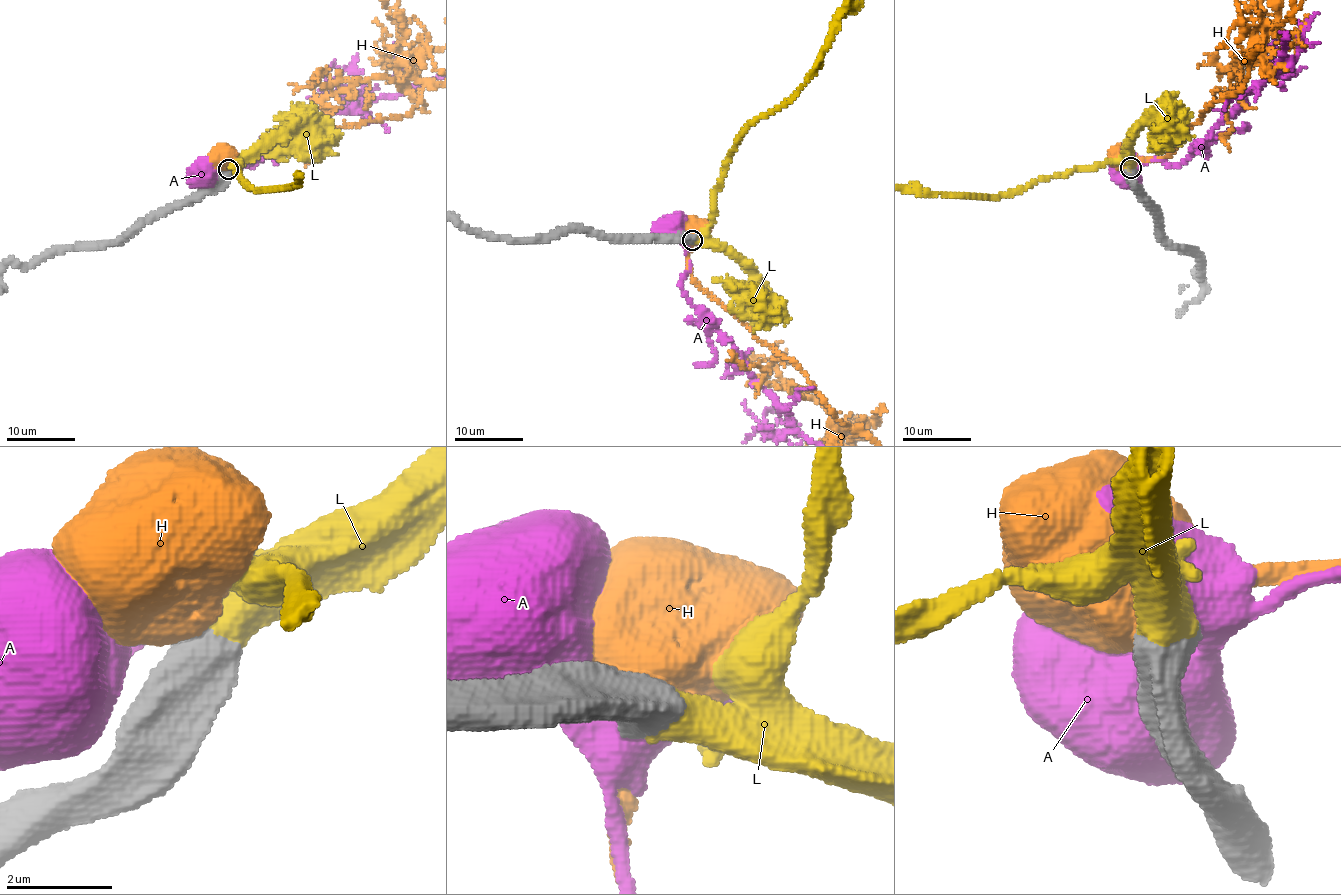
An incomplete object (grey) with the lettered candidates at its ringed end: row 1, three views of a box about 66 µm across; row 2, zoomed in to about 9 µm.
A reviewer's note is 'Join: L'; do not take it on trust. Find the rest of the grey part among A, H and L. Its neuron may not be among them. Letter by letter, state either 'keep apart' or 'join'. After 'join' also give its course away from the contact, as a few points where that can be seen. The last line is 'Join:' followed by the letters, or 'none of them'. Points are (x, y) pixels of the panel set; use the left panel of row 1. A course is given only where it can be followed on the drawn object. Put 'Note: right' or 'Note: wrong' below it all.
A: keep apart
H: keep apart
L: join
Join: L
Note: right

